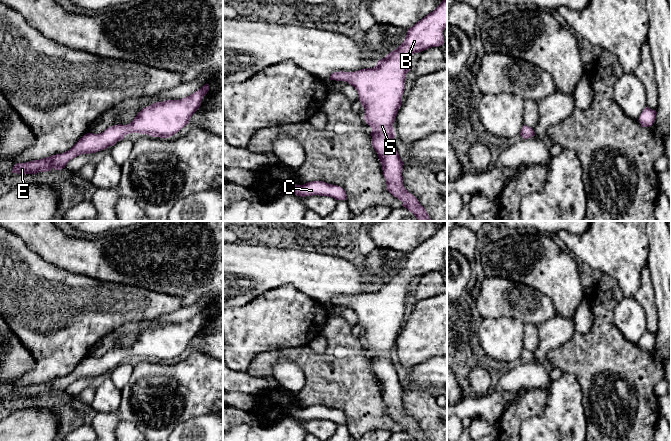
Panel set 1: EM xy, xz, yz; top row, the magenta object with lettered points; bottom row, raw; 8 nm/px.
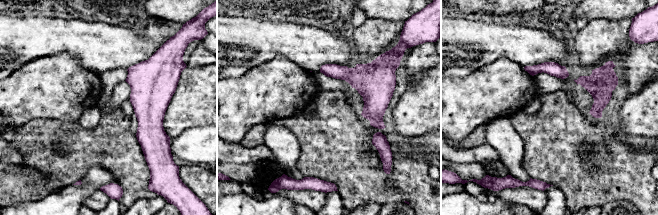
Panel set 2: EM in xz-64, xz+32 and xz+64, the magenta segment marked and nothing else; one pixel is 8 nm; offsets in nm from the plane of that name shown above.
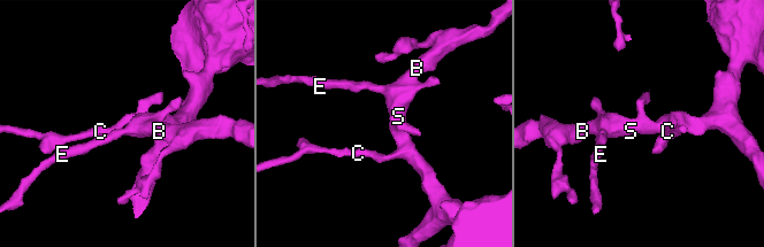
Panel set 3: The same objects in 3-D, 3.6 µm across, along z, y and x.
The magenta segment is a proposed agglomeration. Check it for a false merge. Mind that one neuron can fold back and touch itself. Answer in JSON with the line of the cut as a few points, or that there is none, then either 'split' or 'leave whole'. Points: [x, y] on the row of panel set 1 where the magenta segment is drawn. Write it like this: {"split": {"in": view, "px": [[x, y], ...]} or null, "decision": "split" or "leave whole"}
{"split": null, "decision": "leave whole"}

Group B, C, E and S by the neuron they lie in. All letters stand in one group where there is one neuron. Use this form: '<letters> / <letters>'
B C E S

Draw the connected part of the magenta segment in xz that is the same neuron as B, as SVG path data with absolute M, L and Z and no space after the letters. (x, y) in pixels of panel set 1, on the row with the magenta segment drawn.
M447 0L414 26L408 29L404 42L385 58L378 61L373 68L361 69L355 72L334 72L330 80L344 81L352 85L359 94L359 100L365 109L364 119L372 128L372 145L378 154L382 165L383 175L386 179L387 190L403 202L403 207L412 212L418 221L430 221L429 214L420 204L418 199L411 194L403 184L403 165L397 148L394 144L395 122L398 110L402 105L402 96L405 90L406 74L412 69L410 60L414 53L419 53L431 47L439 47L444 44L443 30L447 27Z

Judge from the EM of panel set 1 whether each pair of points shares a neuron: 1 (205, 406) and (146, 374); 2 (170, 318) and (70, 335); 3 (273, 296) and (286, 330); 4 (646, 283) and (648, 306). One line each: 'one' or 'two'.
1: one
2: two
3: one
4: one

